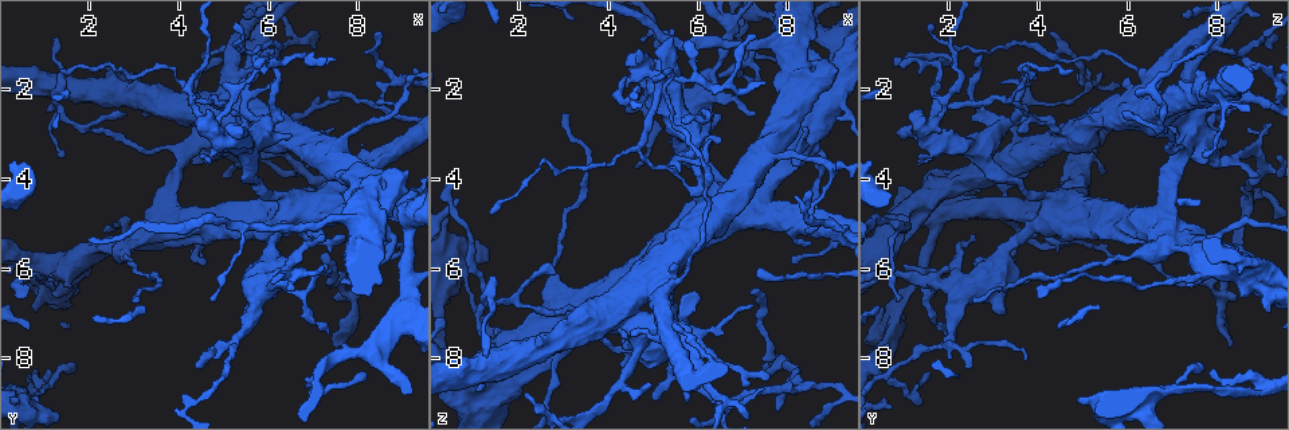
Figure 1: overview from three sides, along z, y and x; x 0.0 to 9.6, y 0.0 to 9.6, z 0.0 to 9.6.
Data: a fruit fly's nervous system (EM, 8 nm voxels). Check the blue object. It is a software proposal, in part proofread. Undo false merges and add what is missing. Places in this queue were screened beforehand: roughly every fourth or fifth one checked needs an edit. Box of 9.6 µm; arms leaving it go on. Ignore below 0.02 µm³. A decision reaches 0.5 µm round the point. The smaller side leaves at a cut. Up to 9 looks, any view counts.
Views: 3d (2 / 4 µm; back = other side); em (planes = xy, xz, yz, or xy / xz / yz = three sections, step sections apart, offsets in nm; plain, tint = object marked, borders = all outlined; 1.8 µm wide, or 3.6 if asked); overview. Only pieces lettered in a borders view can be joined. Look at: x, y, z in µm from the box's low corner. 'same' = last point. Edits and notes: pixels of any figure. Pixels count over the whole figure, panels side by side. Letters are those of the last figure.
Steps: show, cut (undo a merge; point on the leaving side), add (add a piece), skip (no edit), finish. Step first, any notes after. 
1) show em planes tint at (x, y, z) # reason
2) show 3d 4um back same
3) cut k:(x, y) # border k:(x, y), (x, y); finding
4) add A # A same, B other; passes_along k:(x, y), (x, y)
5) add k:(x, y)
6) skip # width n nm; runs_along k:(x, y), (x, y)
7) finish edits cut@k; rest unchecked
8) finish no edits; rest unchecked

show 3d 4um at (5.60, 1.60, 6.35) # sudden change in width

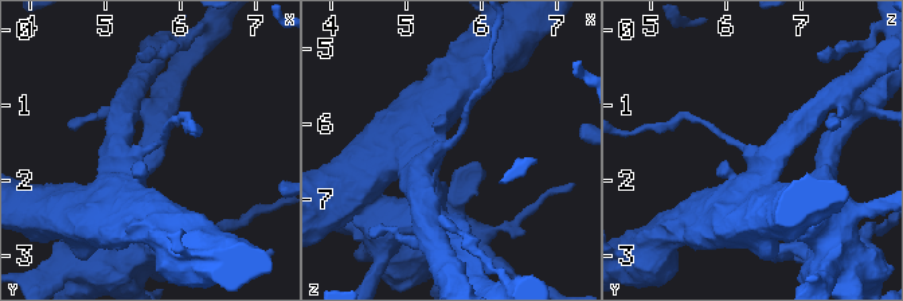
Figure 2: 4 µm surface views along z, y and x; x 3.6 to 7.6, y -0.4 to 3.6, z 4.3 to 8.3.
show em yz step 8 tint at (5.50, 1.60, 6.30) # arms 3; now the EM

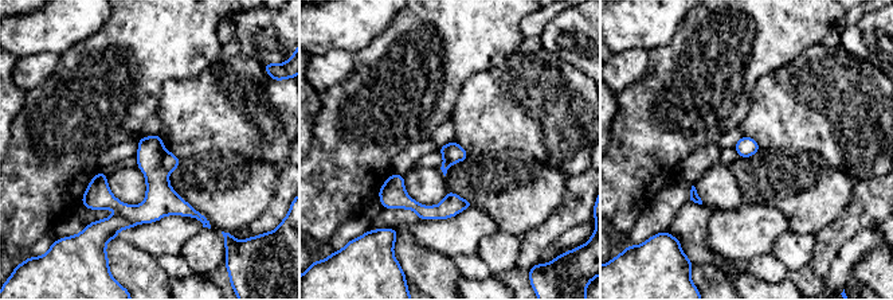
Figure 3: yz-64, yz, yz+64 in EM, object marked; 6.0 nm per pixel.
show em yz step 8 borders same

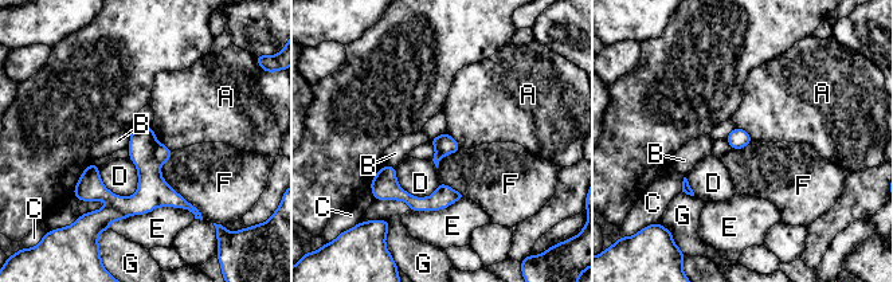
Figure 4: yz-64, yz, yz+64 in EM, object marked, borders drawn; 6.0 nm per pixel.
cut 4:(161, 152) # width 120 nm; longest_contact E 550 nm; A other, B other, C other, D other, E other, F other, G other; a second neuron is stuck on

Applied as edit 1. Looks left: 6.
show em planes borders at (4.80, 2.85, 1.50)

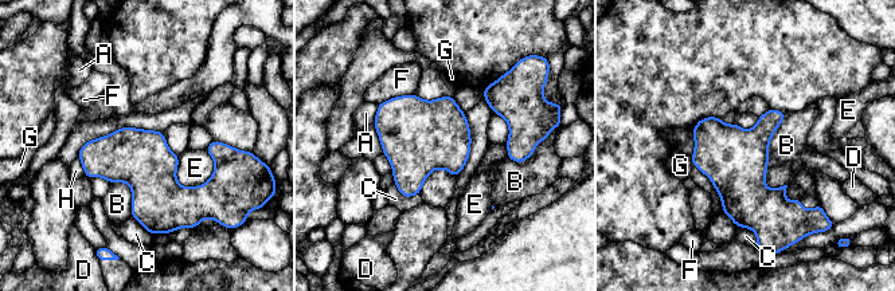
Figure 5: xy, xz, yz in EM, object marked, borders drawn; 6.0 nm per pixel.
skip # A other, B other, C other, D other, E other, F other, G other, H other; all the same neuron

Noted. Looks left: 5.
show 3d 4um back at (0.55, 9.00, 6.20) # calibre changes

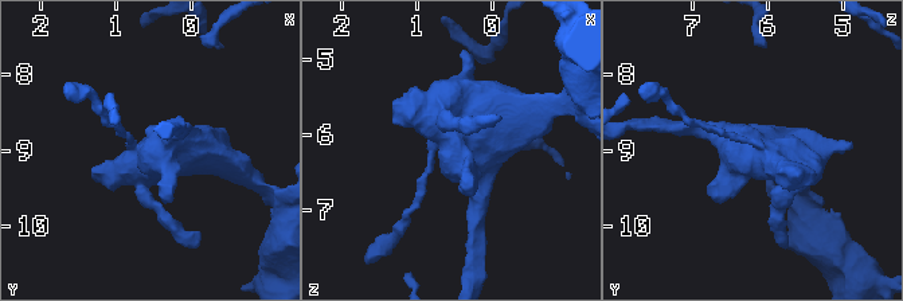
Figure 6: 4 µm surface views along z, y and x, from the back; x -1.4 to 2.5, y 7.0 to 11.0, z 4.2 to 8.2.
show em 3.6um xy step 4 borders at (0.60, 9.00, 6.15) # arms 4; now the EM

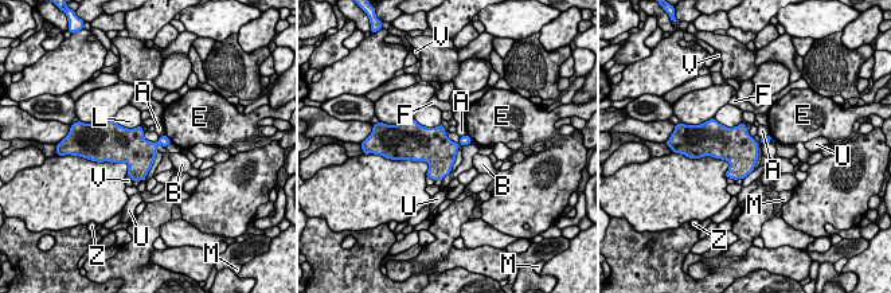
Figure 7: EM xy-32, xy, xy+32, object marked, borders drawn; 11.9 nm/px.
show em 3.6um xz step 8 borders same # another direction

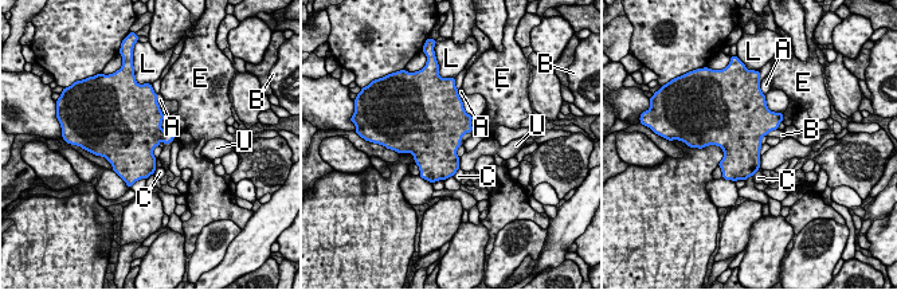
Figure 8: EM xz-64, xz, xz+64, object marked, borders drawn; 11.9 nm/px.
skip # width 500 nm; longest_contact A 260 nm; A other, B other, C other, E other, L other, U other; one neuron here

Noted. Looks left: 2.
show em xz step 4 borders at (0.75, 8.70, 9.00) # abrupt turn

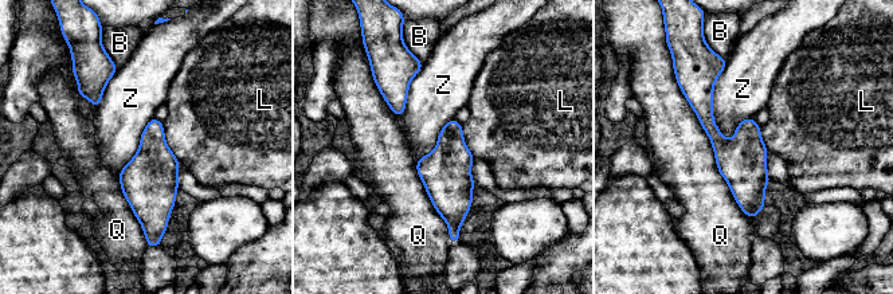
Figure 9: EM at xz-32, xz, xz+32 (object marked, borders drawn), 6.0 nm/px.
skip # longest_contact Q 950 nm; B other, L other, Q other, Z other; border 9:(727, 59), (713, 121), (731, 140); continuous, no second neuron

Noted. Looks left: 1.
finish edits cut@4; rest unchecked

